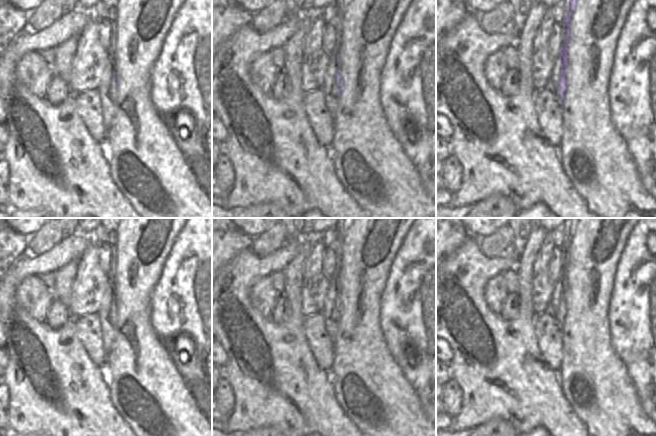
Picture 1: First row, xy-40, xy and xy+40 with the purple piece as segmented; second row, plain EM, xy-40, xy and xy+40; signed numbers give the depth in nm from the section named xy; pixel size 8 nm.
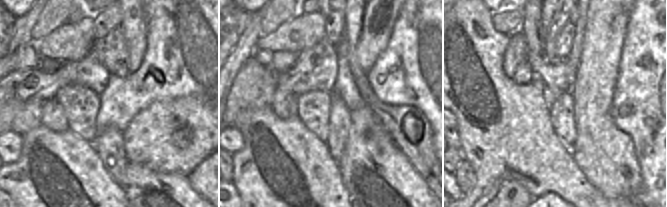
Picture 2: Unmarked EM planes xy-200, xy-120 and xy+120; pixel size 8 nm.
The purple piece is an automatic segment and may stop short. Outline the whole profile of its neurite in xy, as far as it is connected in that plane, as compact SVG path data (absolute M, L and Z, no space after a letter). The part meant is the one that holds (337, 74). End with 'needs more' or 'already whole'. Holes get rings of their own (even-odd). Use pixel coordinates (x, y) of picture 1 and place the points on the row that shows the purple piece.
M337 52L329 54L329 65L321 87L325 95L325 105L329 113L334 116L339 107L339 94L341 93L341 75L337 68Z; needs more

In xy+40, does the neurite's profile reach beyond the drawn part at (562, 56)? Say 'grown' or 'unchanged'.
grown

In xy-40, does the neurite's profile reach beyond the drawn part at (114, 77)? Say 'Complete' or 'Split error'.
Split error

